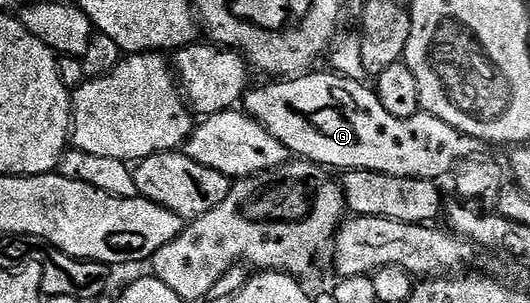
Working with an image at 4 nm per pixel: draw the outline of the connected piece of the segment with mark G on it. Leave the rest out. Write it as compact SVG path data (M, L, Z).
M323 70L284 77L279 81L264 81L268 83L261 87L253 86L242 100L247 115L278 137L278 141L282 141L293 156L329 169L340 167L341 172L377 171L394 177L440 181L447 171L452 173L457 170L458 161L475 159L481 154L480 140L463 135L454 129L454 125L446 125L446 121L438 121L438 117L423 113L417 113L414 117L394 117L394 113L383 107L375 90L367 82L359 83L331 70Z

